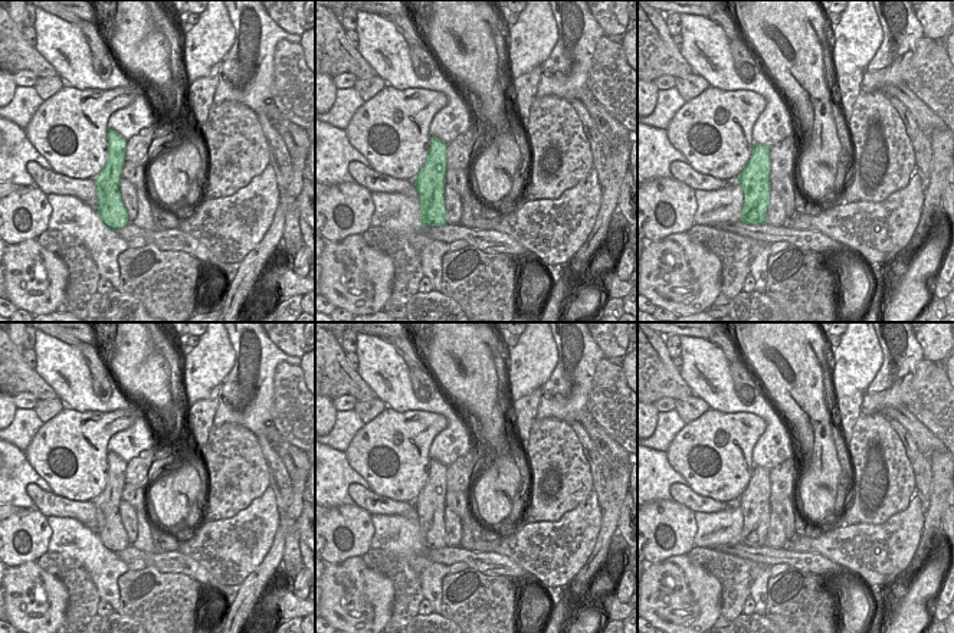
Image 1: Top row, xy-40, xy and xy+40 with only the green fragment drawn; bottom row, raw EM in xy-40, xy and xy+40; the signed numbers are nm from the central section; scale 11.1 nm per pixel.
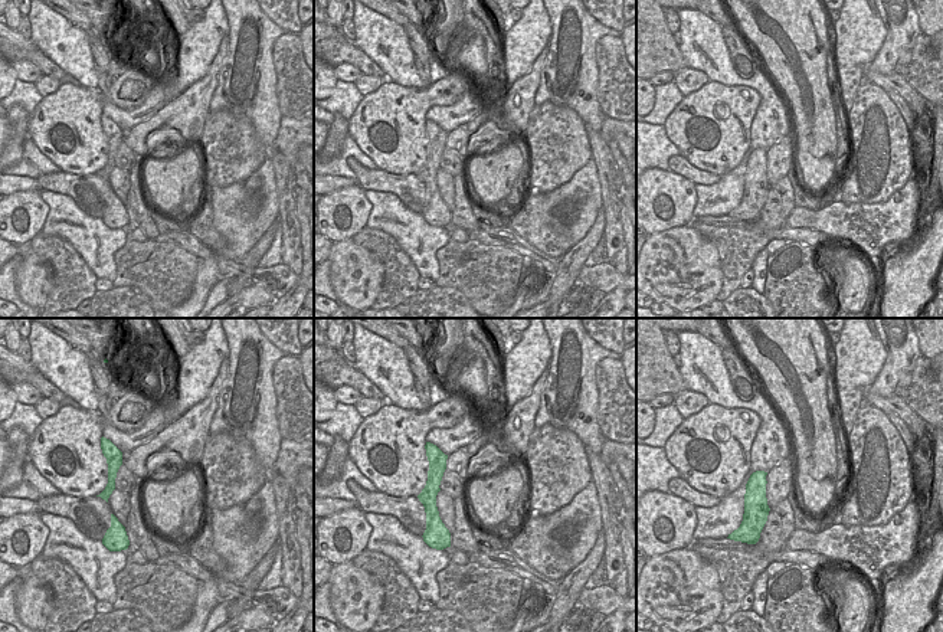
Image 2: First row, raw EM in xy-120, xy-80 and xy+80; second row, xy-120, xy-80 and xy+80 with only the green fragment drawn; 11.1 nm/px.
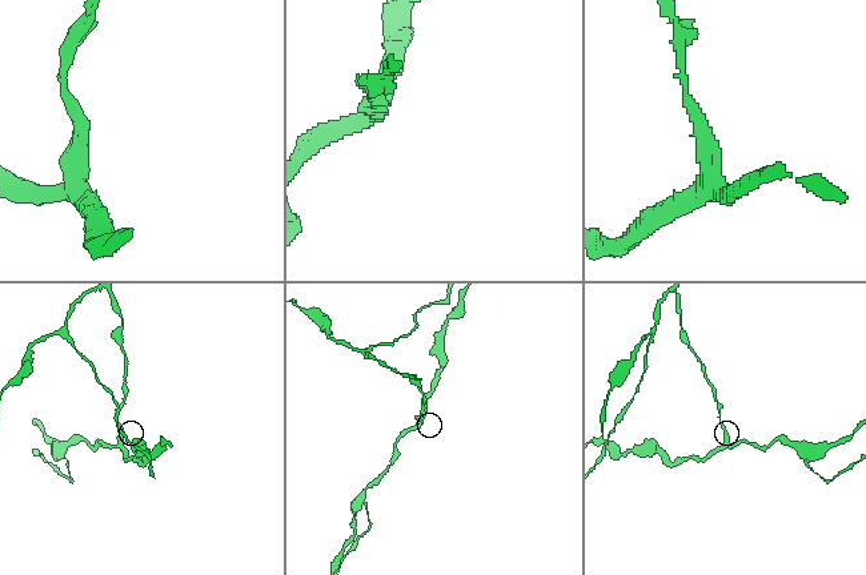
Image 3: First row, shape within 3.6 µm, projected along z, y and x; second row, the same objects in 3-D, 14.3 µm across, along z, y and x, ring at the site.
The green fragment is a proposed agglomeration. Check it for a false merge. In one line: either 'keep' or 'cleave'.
cleave

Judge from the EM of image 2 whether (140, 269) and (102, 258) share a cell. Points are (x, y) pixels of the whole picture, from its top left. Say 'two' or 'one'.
two

